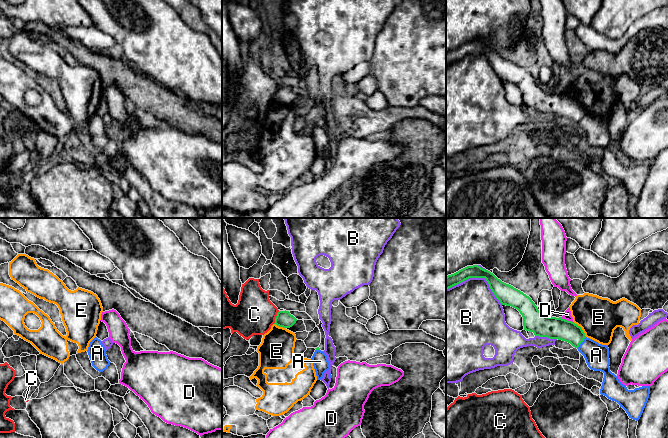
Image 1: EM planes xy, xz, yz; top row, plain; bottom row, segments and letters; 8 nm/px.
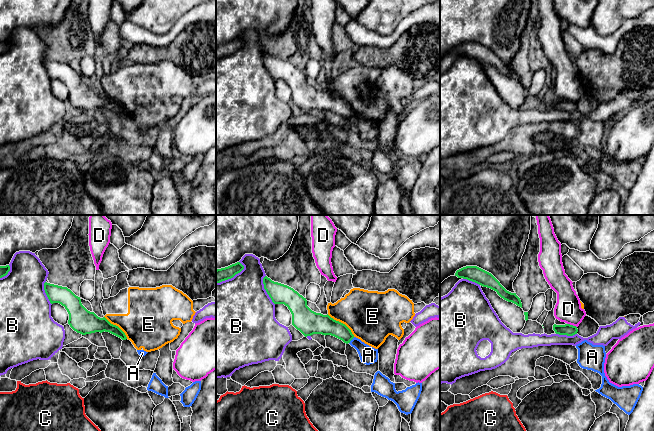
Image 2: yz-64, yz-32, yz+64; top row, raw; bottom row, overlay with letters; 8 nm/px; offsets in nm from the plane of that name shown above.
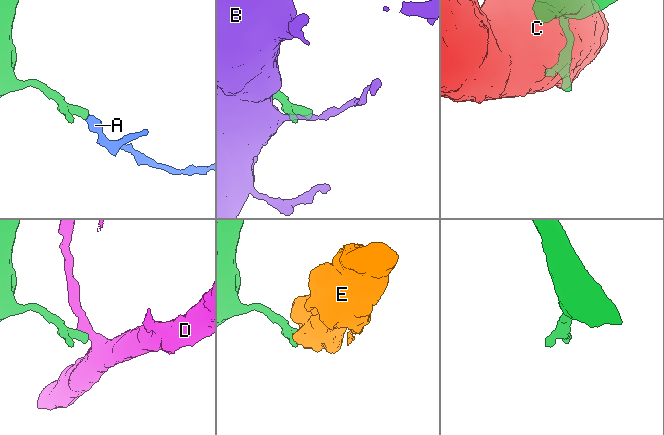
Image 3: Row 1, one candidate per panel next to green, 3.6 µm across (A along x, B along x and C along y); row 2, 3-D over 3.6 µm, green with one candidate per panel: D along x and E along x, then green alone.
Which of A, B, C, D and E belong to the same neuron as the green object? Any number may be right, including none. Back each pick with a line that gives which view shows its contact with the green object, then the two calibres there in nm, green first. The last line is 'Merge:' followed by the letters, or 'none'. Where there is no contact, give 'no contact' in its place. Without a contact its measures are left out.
Merge: none

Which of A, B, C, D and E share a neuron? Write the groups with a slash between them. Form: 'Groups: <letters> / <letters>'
Groups: A / B / C / D / E

